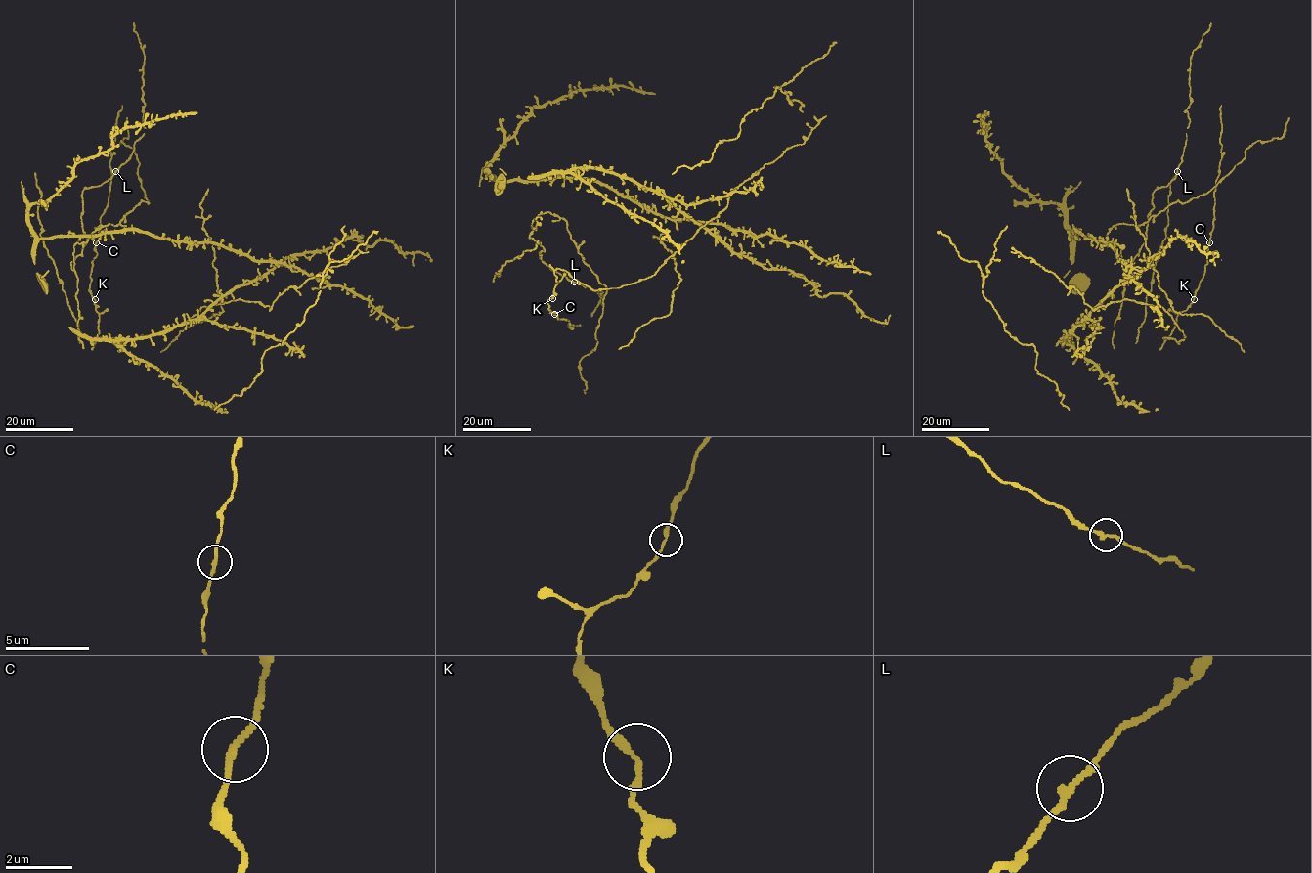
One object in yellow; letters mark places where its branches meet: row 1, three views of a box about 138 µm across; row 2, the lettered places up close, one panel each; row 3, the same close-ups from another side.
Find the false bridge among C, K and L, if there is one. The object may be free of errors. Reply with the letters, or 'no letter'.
no letter

